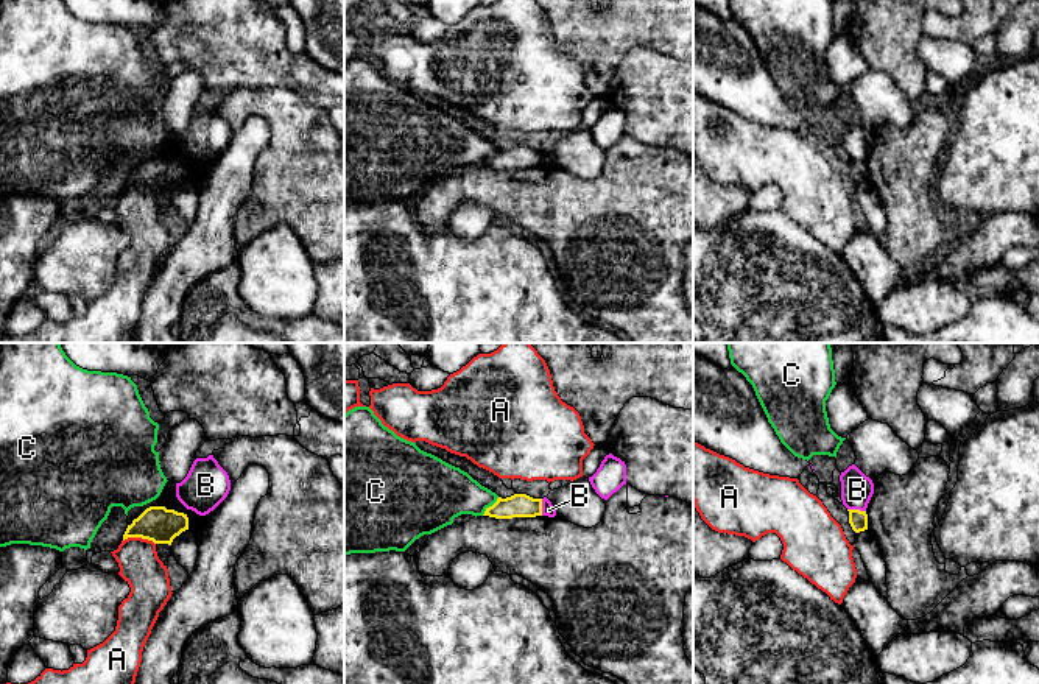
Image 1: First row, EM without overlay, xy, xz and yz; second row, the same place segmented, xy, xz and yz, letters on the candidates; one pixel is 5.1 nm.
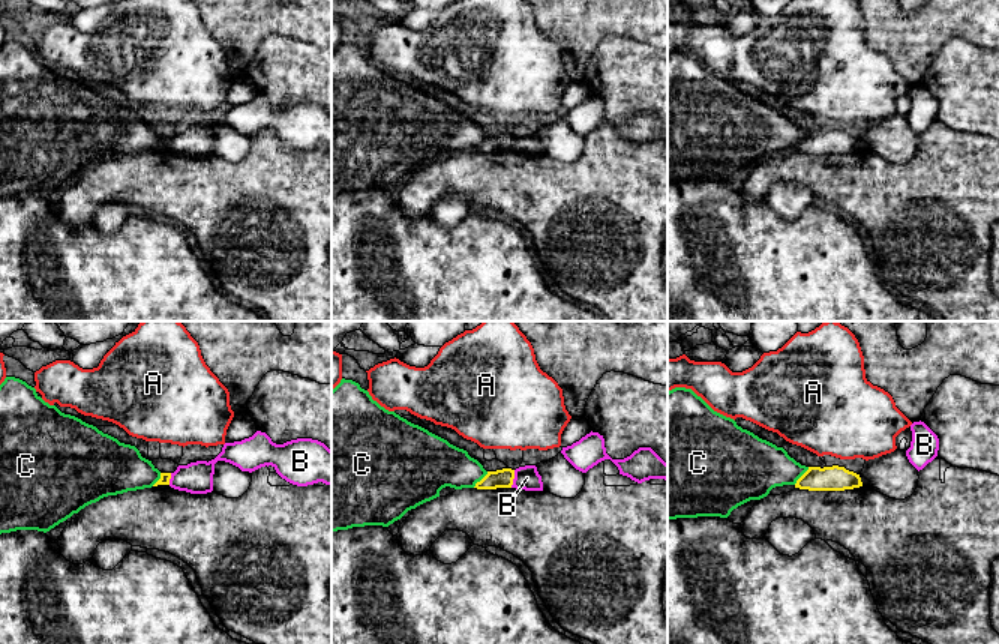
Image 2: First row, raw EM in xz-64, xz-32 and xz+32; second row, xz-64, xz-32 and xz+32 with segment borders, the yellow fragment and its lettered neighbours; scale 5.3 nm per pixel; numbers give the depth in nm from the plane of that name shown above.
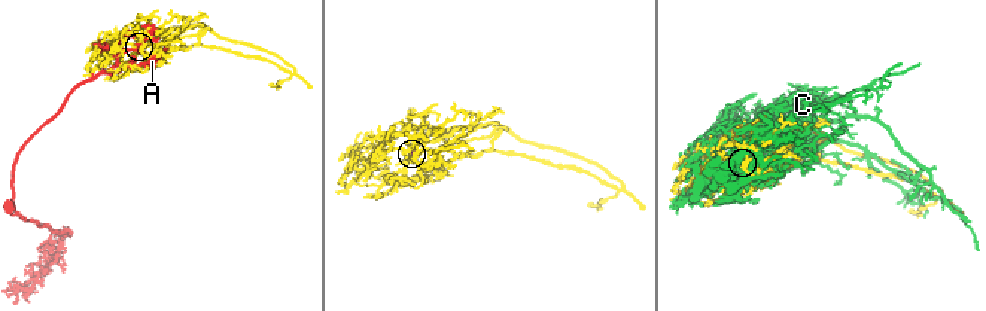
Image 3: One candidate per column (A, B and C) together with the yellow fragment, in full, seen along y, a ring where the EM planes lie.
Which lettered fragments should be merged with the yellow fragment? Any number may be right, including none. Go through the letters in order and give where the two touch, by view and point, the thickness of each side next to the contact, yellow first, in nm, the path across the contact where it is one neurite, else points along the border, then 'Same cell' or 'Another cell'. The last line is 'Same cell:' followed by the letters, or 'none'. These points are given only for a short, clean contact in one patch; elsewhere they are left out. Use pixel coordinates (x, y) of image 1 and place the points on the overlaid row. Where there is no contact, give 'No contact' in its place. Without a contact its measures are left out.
A: Touches yellow at xy (139, 536). Thickness 190 nm (yellow) against 220 nm. Another cell
B: Touches yellow at yz (857, 510). Thickness 100 nm (yellow) against 160 nm. Boundary: yz (848, 508), (865, 511). Another cell
C: Touches yellow at xz (489, 507). Thickness 130 nm (yellow) against 280 nm. Another cell
Same cell: none

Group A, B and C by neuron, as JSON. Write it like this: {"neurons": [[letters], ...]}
{"neurons": [["A"], ["B"], ["C"]]}

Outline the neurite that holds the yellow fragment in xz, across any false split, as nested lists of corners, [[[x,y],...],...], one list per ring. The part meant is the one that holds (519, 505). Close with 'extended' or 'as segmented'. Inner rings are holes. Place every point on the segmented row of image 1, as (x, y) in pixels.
[[[514,494],[502,499],[486,508],[483,516],[495,519],[512,519],[512,517],[536,517],[542,516],[542,499],[533,499],[527,494]]]; as segmented

